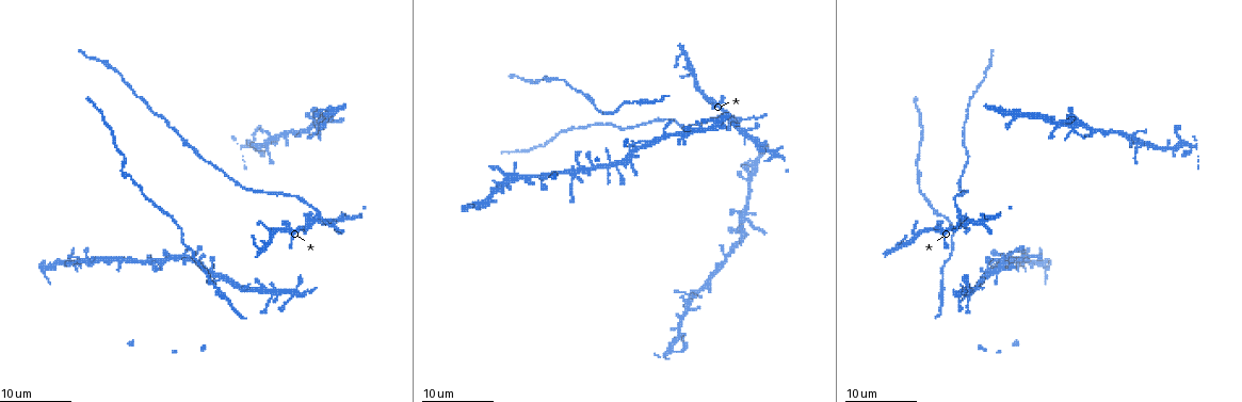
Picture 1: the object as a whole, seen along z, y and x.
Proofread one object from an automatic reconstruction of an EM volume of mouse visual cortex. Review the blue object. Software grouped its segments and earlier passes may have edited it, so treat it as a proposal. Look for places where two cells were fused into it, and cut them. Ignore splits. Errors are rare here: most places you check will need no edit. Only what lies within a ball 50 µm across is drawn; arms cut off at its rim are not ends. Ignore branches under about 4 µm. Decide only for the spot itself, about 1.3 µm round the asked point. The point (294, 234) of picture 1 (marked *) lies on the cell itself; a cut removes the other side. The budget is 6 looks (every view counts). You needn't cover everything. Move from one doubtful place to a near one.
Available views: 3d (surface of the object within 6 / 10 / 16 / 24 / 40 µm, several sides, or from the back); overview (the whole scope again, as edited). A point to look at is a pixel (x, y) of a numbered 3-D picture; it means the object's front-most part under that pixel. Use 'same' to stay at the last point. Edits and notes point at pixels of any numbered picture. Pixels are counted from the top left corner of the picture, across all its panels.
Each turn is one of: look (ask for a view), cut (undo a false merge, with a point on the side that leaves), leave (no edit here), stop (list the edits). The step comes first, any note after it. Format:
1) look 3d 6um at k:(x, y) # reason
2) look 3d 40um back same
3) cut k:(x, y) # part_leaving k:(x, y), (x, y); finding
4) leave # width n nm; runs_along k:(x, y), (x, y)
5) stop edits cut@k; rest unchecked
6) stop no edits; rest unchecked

look 3d 16um at 1:(645, 144) # arms part here

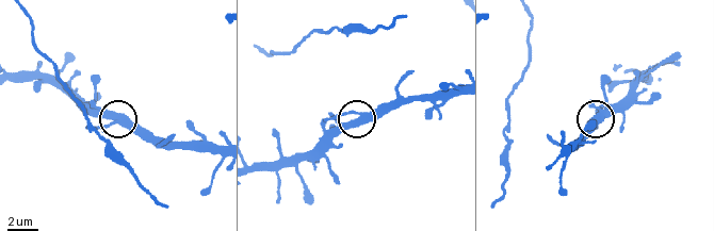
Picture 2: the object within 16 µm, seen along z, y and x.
look 3d 10um at 2:(359, 118)

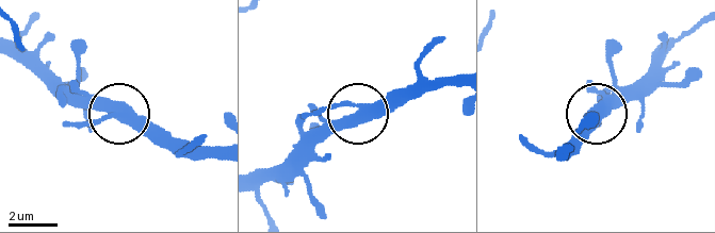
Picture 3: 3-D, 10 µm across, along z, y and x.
leave # one cell here

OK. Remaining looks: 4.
look 3d 24um at 1:(121, 262) # four or more arms meet

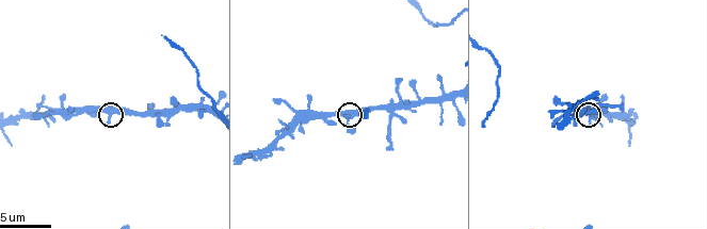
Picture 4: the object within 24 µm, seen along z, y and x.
look 3d 6um at 4:(109, 114)

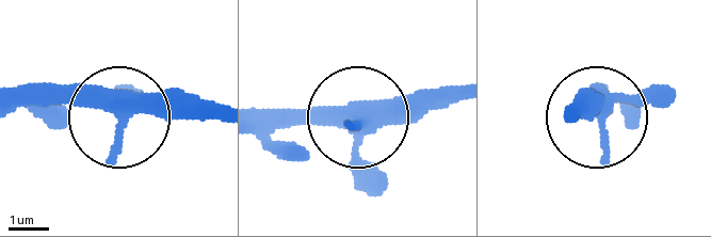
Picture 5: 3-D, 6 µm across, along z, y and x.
look 3d 6um back at 5:(118, 111) # from behind

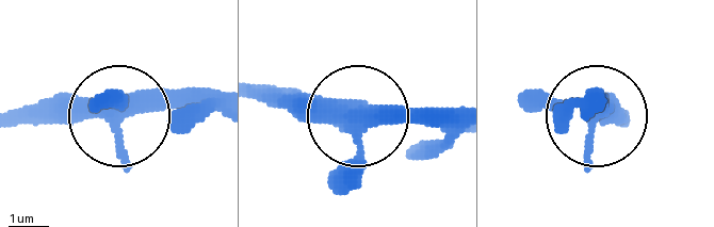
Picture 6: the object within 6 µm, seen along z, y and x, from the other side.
leave # width 400 nm; runs_along 6:(261, 87), (292, 87), (362, 118), (414, 122), (424, 156); continuous, no second cell

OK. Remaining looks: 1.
look 3d 6um at 4:(390, 114) # four-way junction

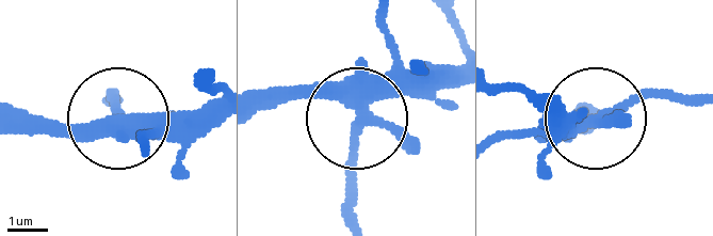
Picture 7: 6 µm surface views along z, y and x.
leave # arms 4; one cell here

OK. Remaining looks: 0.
stop no edits; rest unchecked

